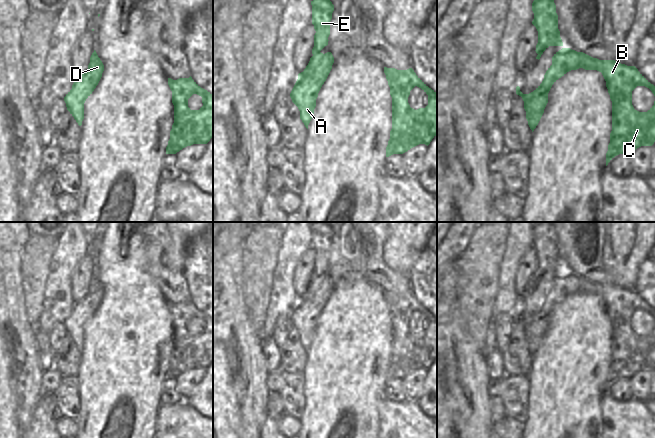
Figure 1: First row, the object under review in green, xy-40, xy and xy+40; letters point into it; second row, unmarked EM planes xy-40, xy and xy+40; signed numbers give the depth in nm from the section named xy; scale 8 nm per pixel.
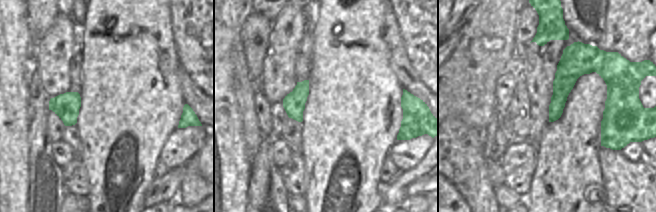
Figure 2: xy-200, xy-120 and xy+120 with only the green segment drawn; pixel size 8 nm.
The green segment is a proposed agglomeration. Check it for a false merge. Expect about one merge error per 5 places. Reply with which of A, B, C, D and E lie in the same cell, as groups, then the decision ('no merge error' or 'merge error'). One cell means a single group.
A B C D / E | merge error

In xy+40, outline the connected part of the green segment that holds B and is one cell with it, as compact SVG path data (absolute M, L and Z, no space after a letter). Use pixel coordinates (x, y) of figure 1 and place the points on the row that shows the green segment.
M562 48L554 54L552 65L533 92L523 94L520 87L516 87L516 94L524 101L526 119L532 132L544 113L552 85L567 72L579 68L601 72L612 101L612 131L606 166L619 154L631 154L641 146L652 146L655 142L655 101L647 112L639 112L632 105L632 91L637 86L645 86L655 96L655 86L635 66L615 60L599 60L570 48Z

